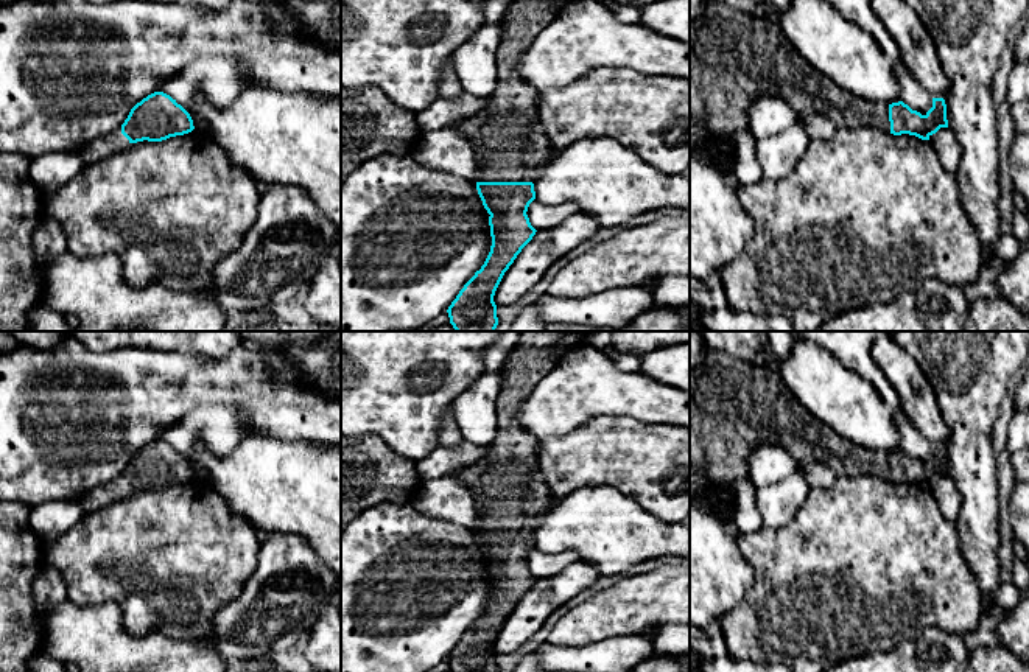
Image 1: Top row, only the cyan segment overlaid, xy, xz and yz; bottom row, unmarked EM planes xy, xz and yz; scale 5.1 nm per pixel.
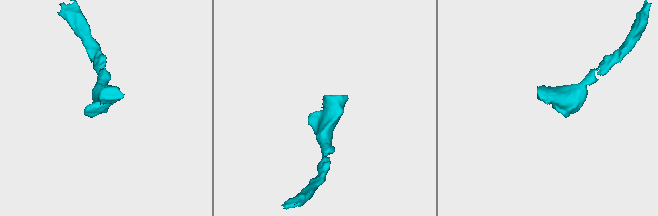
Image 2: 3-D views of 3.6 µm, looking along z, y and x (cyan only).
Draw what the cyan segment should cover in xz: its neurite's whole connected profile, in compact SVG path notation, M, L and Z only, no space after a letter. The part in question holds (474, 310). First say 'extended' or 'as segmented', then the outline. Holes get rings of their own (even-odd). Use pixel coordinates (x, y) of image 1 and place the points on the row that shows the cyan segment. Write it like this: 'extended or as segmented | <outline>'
extended | M515 0L497 50L497 86L489 104L462 123L478 163L476 190L487 210L492 246L479 271L447 313L456 331L495 331L495 291L536 229L526 215L536 199L532 180L551 156L539 118L539 92L517 72L520 56L571 0Z

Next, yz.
extended | M707 2L690 25L690 118L710 131L732 134L747 126L747 110L763 95L786 100L799 117L825 114L838 128L870 128L922 140L948 128L943 98L932 98L932 107L922 115L903 101L886 104L856 96L810 65L791 45L777 19L753 17L722 3Z

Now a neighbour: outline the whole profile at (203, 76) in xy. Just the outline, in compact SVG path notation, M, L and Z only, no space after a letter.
M199 56L181 73L163 81L159 92L170 95L191 117L195 131L209 132L207 118L193 110L193 98L199 93L213 106L229 106L246 84L243 61L229 56Z

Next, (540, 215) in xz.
M534 199L529 204L526 215L529 218L531 226L536 230L542 230L542 229L559 226L564 219L570 218L578 212L579 207L574 202L548 205Z

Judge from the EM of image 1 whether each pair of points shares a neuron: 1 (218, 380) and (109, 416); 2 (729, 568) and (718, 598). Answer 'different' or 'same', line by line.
1: same
2: same

